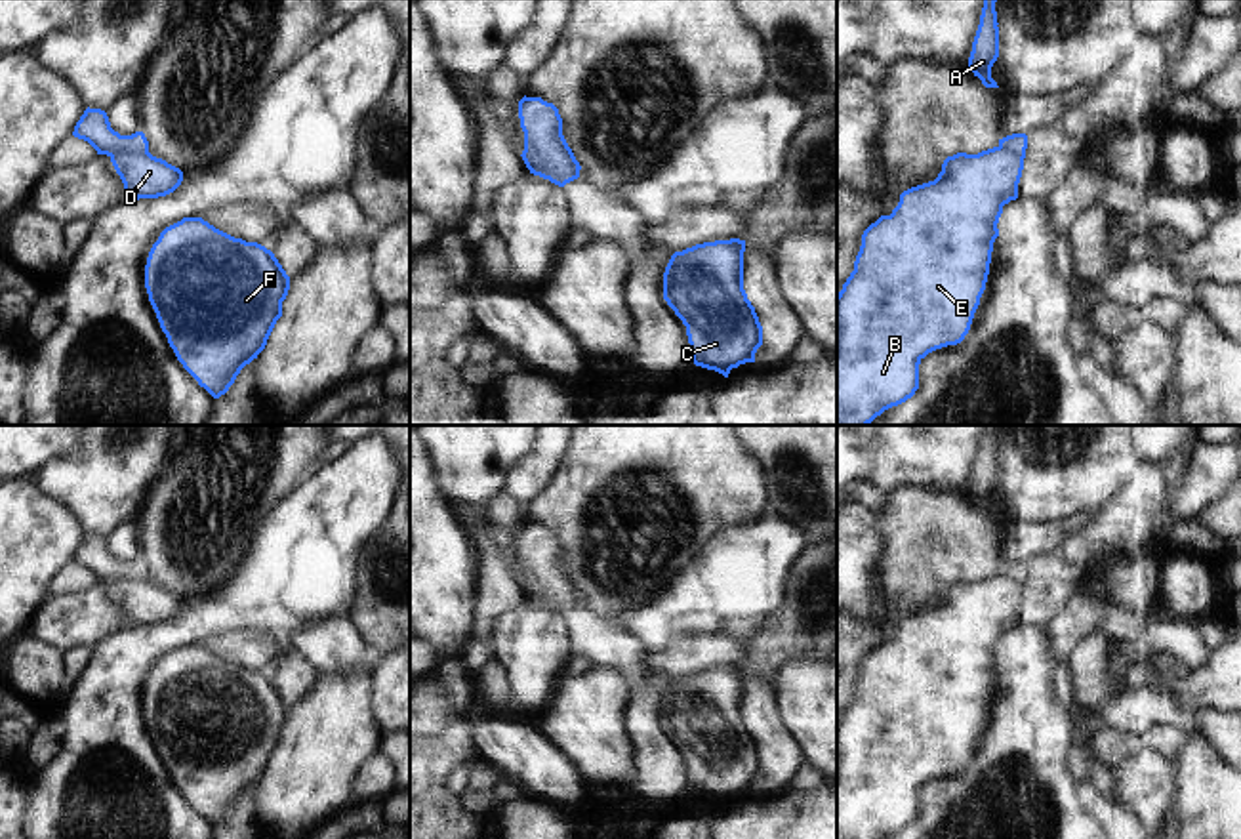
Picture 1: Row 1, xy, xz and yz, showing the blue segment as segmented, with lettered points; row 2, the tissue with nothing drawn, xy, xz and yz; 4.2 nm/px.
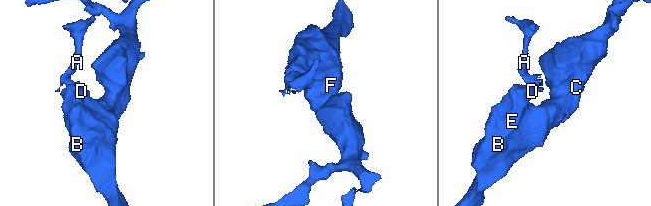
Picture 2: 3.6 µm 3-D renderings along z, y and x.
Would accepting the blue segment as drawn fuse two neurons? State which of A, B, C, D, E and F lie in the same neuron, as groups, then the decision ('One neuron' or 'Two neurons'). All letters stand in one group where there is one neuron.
Groups: A / B C D E F. Two neurons

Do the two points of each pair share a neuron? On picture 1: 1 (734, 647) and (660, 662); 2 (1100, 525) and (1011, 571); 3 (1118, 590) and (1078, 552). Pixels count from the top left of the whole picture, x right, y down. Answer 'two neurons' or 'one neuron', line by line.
1: one neuron
2: one neuron
3: two neurons

